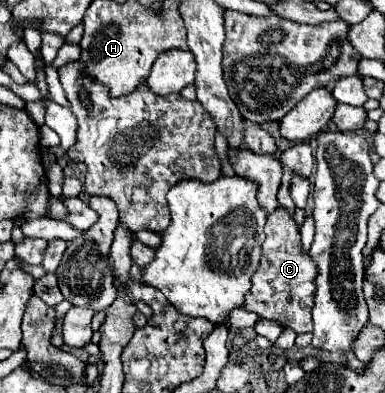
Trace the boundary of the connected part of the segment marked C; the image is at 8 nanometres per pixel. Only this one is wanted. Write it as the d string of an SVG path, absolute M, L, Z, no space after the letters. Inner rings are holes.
M280 207L272 211L266 219L266 241L262 245L260 265L252 275L252 287L244 297L244 309L254 311L262 319L280 321L282 327L296 333L312 331L312 305L316 291L316 263L302 249L300 225L294 213Z

